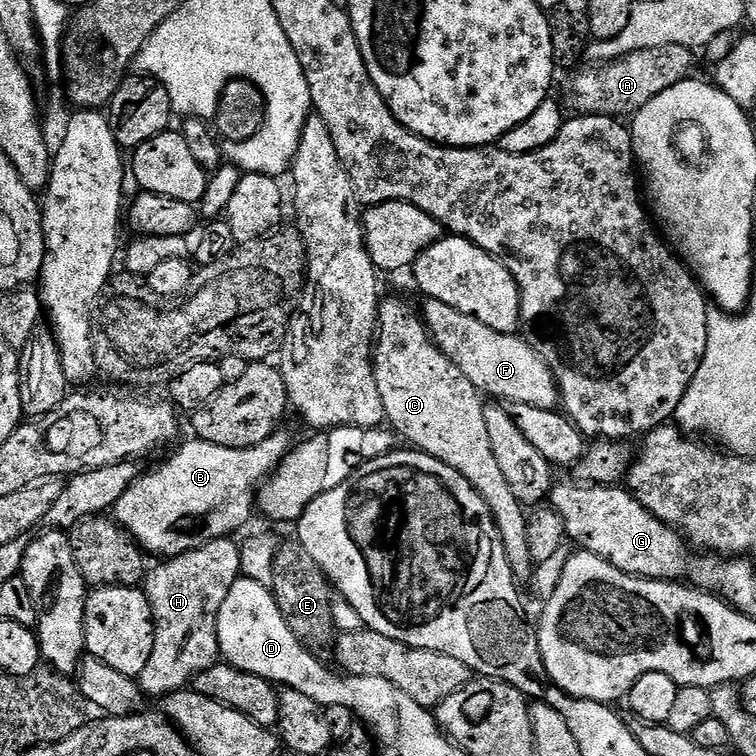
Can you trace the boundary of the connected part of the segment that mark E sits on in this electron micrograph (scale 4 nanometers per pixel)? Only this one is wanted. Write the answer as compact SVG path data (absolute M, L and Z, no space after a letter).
M299 542L281 543L276 550L276 561L272 564L272 595L278 602L278 610L282 610L282 618L294 630L294 634L309 650L321 650L333 643L338 629L332 613L334 589L328 582L323 570L306 554Z

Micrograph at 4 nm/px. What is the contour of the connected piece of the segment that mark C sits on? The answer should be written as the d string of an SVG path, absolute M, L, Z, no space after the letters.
M385 295L380 301L378 335L374 345L374 367L378 392L382 394L385 421L393 432L409 440L417 452L425 452L458 470L470 486L486 502L496 523L496 529L506 550L510 570L517 581L531 581L534 561L526 530L528 512L514 498L502 469L494 459L490 434L486 431L485 401L482 393L442 354L424 325L421 313L416 312L400 296Z

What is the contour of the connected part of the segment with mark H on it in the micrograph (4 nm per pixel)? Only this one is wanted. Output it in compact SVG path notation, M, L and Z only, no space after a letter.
M232 538L209 540L208 543L192 548L180 556L165 559L156 569L145 575L142 585L144 593L152 607L154 622L154 650L150 654L150 662L146 662L146 670L138 678L140 691L145 697L163 698L172 692L187 689L195 681L199 672L210 670L221 659L218 642L218 610L222 610L222 602L226 602L226 594L236 580L241 579L240 544Z

